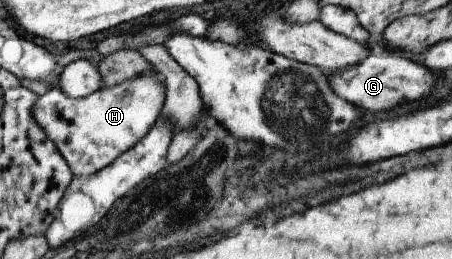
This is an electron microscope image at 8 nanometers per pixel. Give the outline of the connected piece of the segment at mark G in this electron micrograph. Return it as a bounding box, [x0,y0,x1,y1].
[327,52,436,113]

